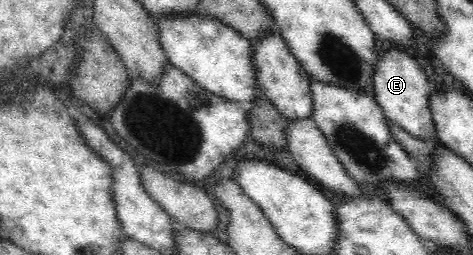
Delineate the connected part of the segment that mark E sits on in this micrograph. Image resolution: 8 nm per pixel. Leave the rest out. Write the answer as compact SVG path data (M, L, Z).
M392 49L377 57L372 75L372 96L383 110L388 121L402 128L410 136L426 143L438 142L436 126L429 111L430 84L424 70L418 67L414 58Z

